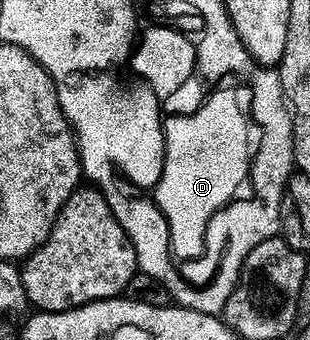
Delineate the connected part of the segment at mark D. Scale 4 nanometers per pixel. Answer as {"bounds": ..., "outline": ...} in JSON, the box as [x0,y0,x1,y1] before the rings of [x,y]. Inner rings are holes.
{"bounds":[155,95,248,261],"outline":[[[218,95],[200,112],[190,115],[175,113],[166,119],[169,122],[168,162],[158,178],[155,199],[160,201],[162,216],[166,218],[170,230],[170,249],[173,258],[178,261],[198,259],[206,251],[206,226],[209,225],[210,218],[214,214],[215,218],[239,194],[240,188],[245,184],[248,173],[245,166],[245,130],[238,109],[231,103],[228,95]]]}

